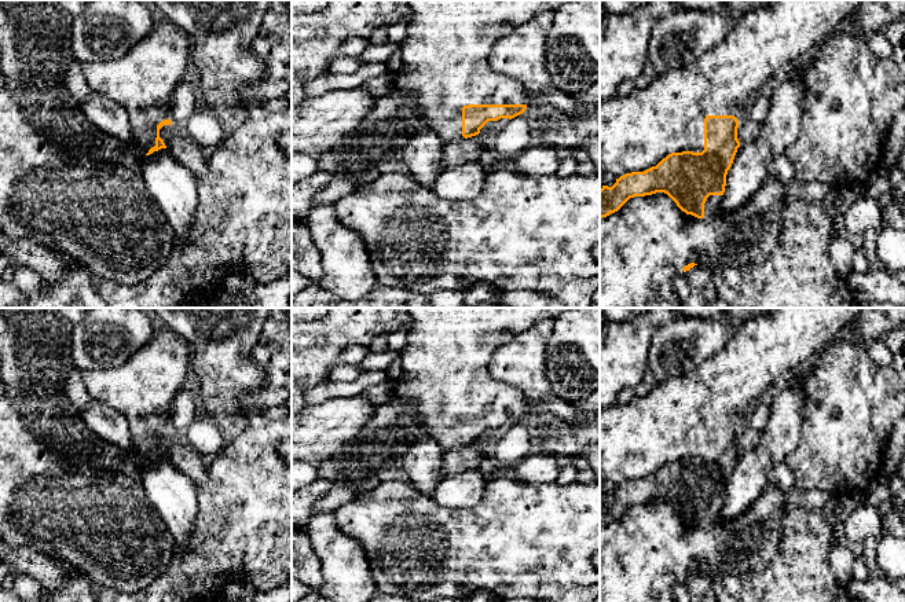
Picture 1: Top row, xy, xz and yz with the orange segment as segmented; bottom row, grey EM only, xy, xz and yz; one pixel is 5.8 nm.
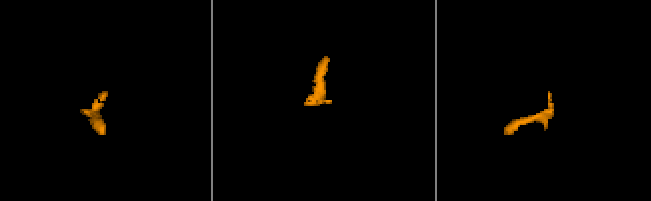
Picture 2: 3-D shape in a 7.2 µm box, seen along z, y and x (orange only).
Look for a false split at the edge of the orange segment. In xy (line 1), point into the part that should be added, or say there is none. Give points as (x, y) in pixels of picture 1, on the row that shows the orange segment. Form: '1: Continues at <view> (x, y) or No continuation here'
1: No continuation here

